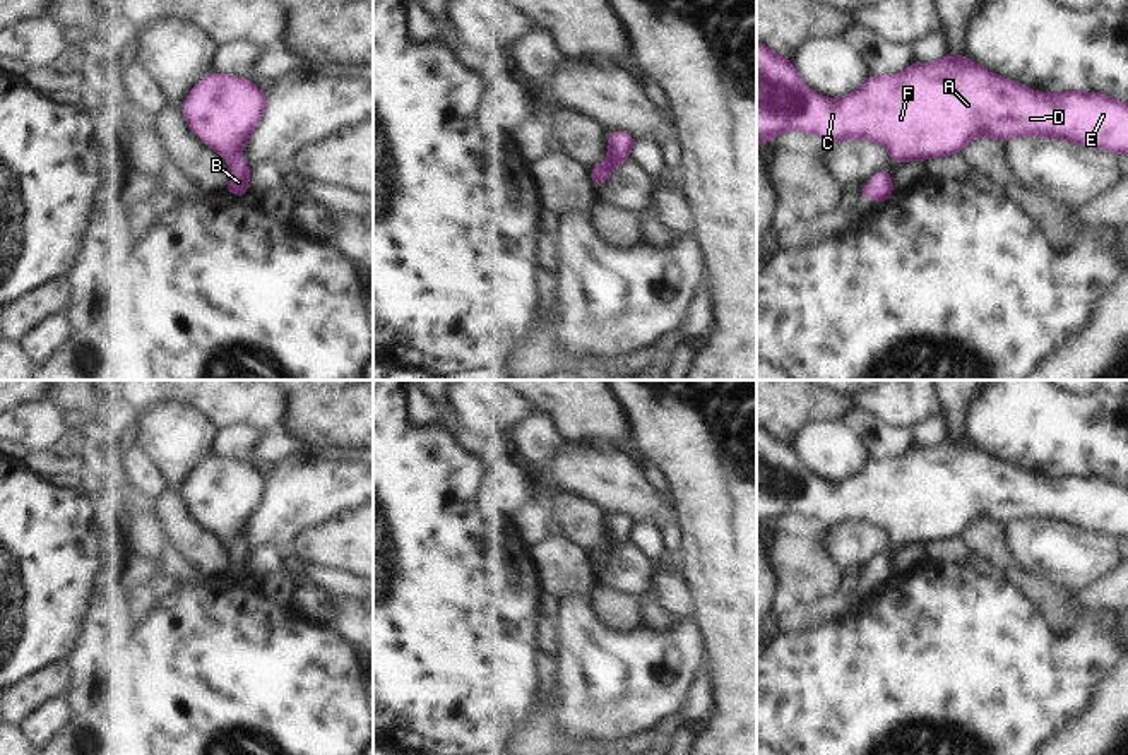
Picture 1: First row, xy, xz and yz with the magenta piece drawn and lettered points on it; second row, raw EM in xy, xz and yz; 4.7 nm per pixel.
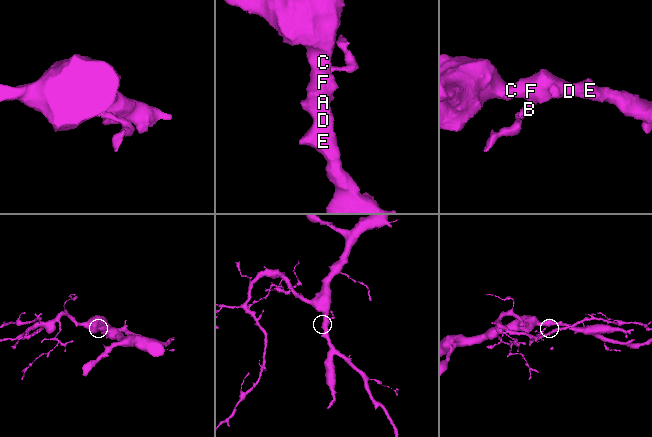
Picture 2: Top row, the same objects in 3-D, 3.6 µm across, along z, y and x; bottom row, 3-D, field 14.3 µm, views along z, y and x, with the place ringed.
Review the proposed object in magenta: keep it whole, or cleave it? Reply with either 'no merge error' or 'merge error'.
no merge error

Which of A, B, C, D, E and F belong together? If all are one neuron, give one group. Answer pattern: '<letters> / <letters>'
A B C D E F

